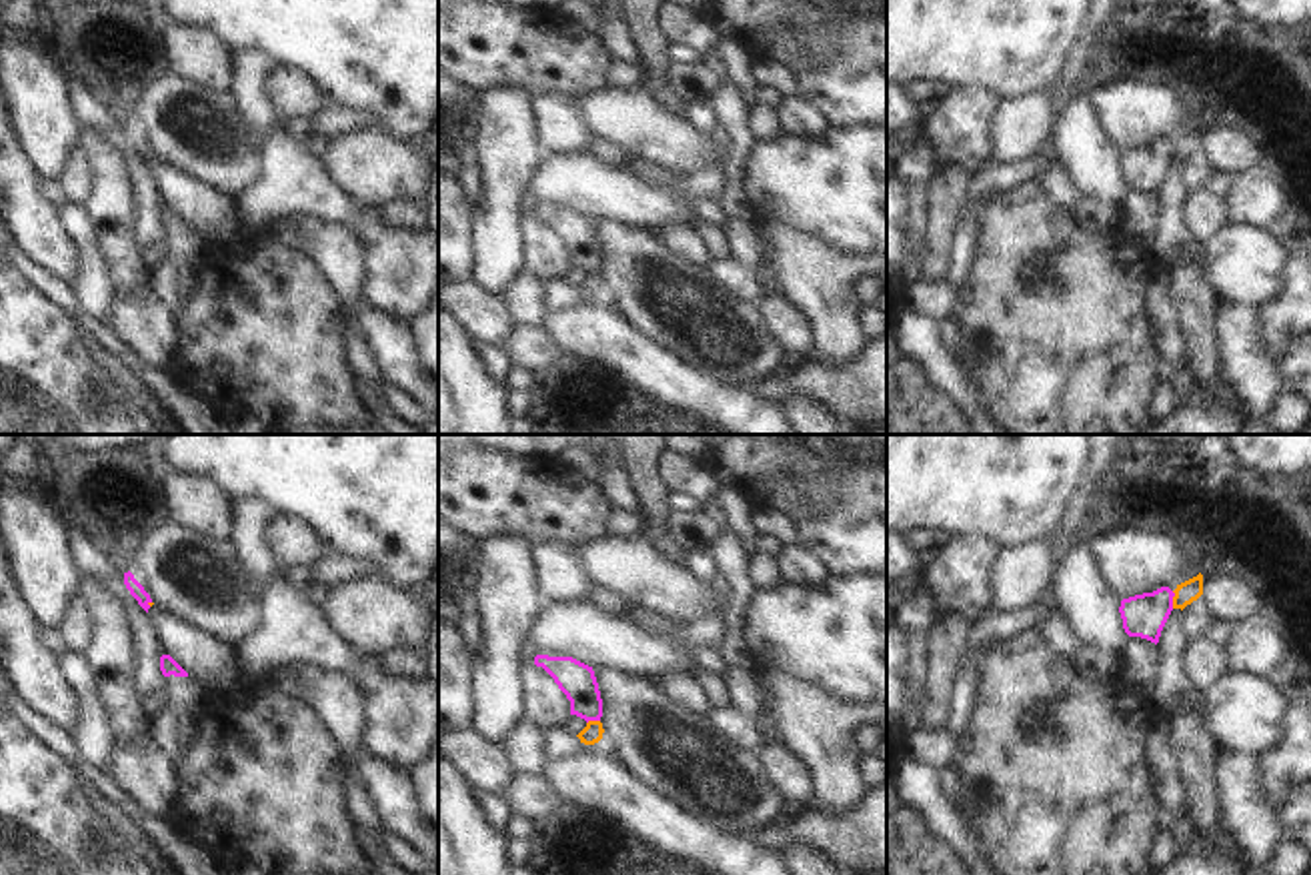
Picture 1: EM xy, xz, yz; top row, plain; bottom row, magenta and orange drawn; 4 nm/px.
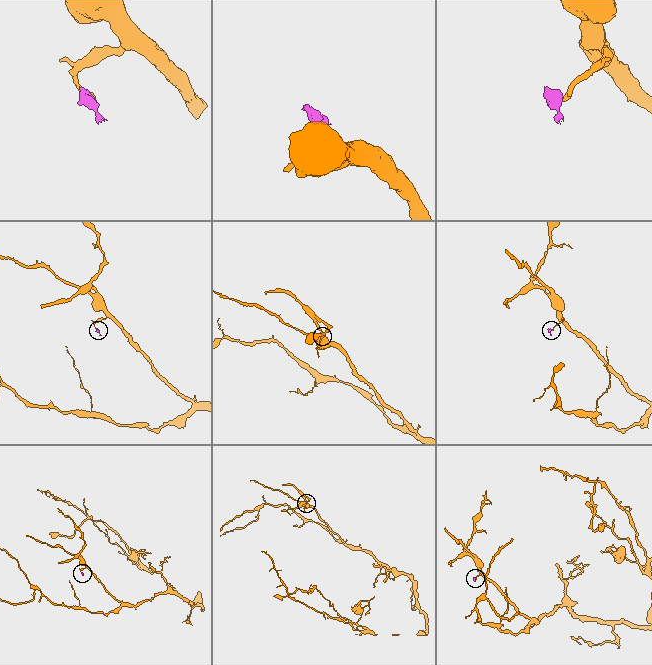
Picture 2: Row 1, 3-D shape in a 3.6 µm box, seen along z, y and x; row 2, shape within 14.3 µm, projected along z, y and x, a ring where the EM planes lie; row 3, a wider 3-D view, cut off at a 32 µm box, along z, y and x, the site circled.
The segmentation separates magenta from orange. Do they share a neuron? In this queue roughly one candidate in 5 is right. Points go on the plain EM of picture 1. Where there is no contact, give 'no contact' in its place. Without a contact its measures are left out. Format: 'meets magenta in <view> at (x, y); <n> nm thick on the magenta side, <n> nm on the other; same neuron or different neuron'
meets magenta in yz at (1171, 151); 180 nm thick on the magenta side, 90 nm on the other; different neuron

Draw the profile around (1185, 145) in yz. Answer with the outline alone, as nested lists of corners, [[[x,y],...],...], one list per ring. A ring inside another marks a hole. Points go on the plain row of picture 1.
[[[1199,124],[1197,128],[1177,136],[1173,144],[1173,160],[1183,162],[1187,156],[1191,156],[1203,146],[1203,126]]]

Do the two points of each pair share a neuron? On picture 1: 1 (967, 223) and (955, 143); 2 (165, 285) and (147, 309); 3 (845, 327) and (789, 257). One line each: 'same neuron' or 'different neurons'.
1: different neurons
2: different neurons
3: same neuron

